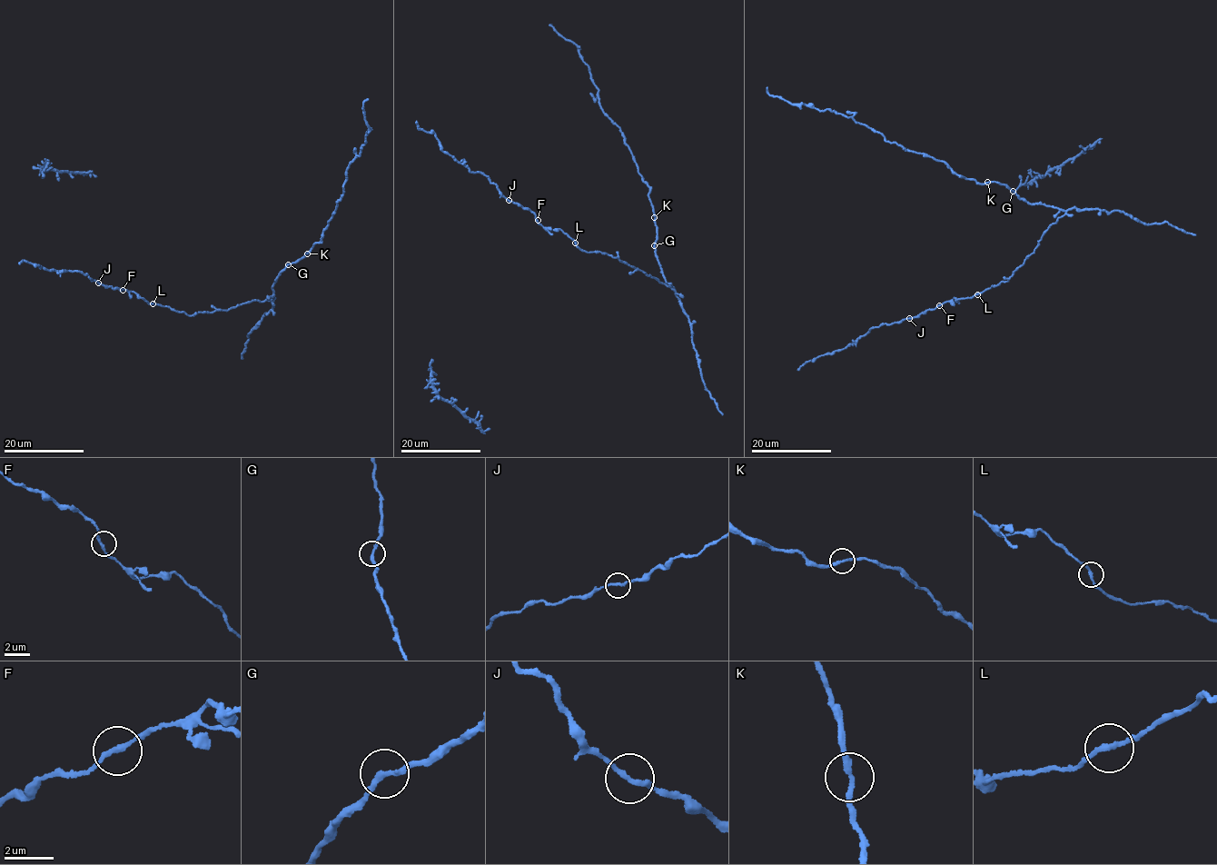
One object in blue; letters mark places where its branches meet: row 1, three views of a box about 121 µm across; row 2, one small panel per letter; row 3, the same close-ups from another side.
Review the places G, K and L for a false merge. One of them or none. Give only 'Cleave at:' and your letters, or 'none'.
Cleave at: none

